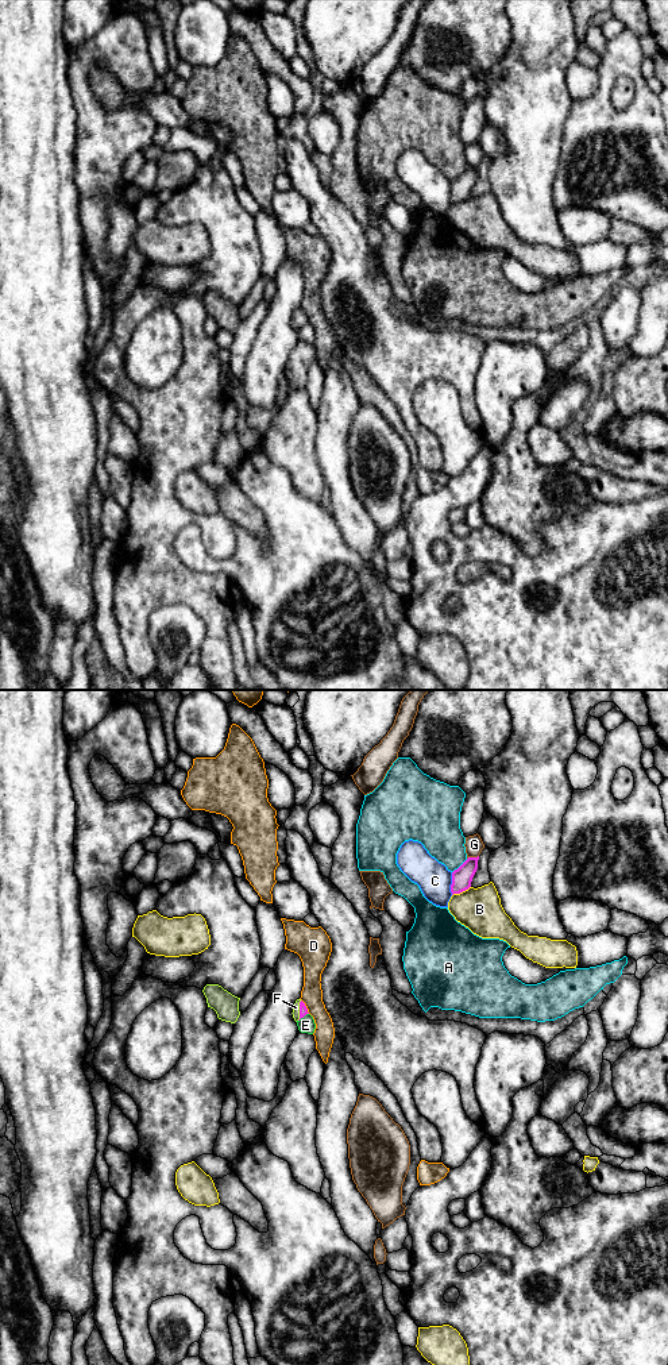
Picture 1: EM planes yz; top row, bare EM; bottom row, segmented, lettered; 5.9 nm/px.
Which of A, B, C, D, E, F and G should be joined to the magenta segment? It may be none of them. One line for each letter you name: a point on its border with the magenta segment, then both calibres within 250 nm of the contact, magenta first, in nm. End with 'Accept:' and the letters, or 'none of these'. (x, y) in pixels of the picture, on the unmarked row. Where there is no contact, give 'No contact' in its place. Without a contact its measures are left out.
F: Touches magenta at yz (300, 319). Thickness 50 nm (magenta) against 50 nm
Accept: F

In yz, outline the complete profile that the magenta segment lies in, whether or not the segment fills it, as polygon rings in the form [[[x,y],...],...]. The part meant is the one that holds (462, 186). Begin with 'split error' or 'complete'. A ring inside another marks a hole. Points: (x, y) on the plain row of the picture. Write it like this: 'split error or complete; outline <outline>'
complete; outline [[[468,166],[457,178],[452,181],[451,201],[460,203],[471,196],[472,186],[478,178],[478,166]]]

